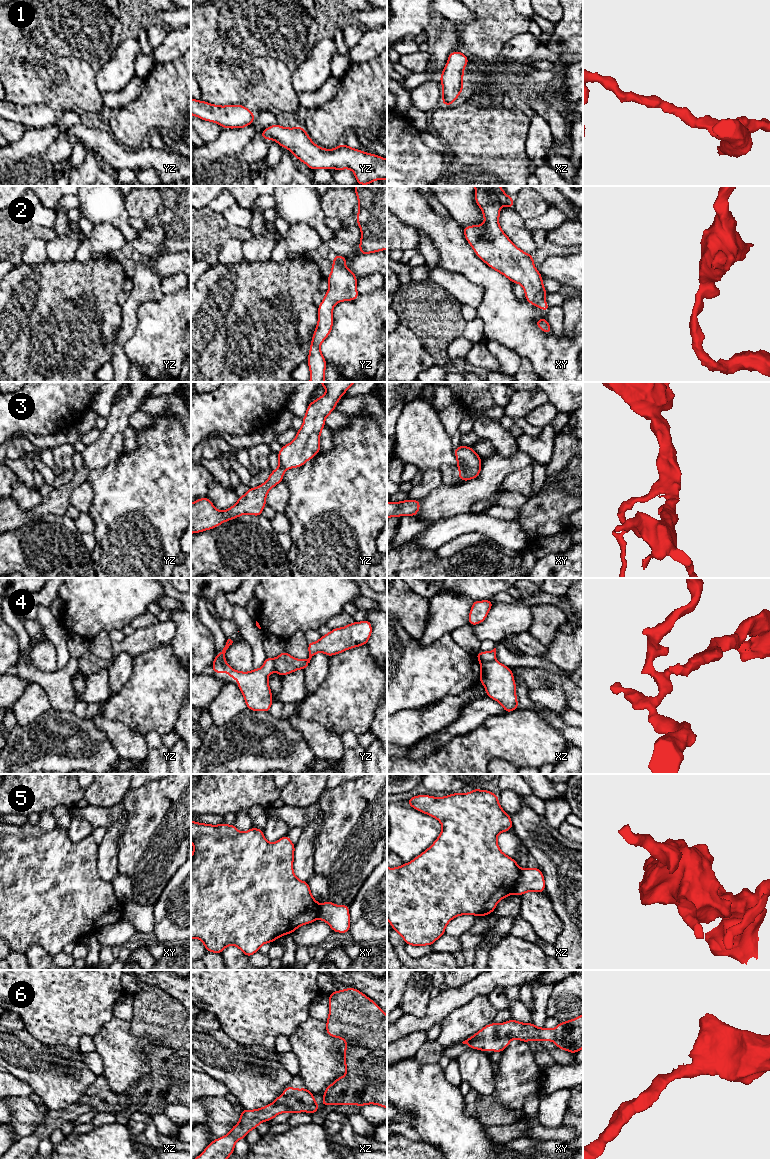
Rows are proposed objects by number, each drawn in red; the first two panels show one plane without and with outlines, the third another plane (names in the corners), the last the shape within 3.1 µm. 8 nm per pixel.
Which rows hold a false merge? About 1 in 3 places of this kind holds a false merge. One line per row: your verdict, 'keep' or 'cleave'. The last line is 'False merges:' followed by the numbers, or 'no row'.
1: keep
2: keep
3: keep
4: cleave
5: cleave
6: keep
False merges: 4, 5

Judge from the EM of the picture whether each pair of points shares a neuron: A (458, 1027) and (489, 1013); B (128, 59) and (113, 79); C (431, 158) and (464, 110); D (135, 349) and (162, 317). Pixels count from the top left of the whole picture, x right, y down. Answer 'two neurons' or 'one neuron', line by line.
A: one neuron
B: one neuron
C: two neurons
D: one neuron

